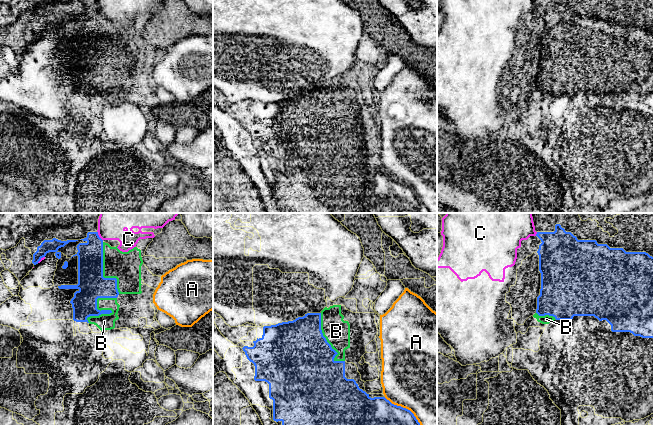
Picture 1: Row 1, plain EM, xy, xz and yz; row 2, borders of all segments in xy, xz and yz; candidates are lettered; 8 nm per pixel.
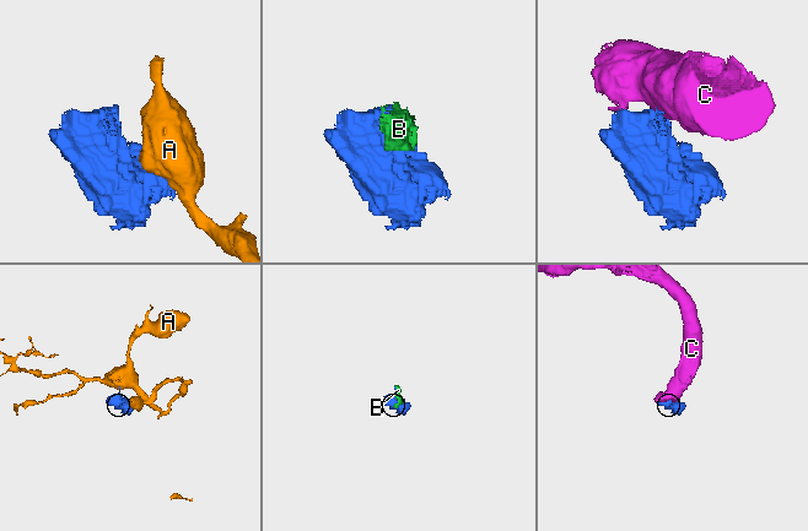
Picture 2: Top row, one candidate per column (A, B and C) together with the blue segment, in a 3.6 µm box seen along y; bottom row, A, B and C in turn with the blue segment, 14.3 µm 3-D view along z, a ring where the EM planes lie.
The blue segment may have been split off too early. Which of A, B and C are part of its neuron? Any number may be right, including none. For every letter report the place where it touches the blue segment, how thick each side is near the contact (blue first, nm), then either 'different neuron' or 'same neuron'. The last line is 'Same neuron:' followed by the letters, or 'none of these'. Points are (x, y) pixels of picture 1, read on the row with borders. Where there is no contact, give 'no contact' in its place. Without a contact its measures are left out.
A: meets blue in xz at (404, 408); 220 nm thick on the blue side, 500 nm on the other; different neuron
B: meets blue in xy at (104, 310); 220 nm thick on the blue side, 130 nm on the other; same neuron
C: meets blue in xy at (98, 236); 200 nm thick on the blue side, 280 nm on the other; different neuron
Same neuron: B

